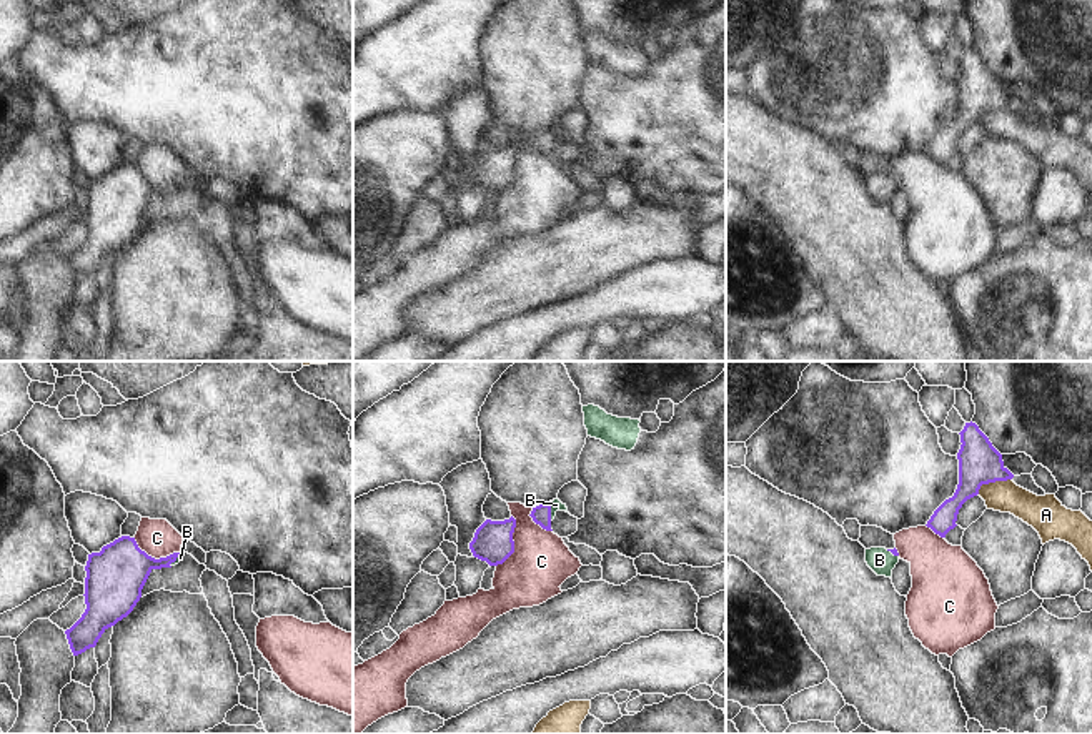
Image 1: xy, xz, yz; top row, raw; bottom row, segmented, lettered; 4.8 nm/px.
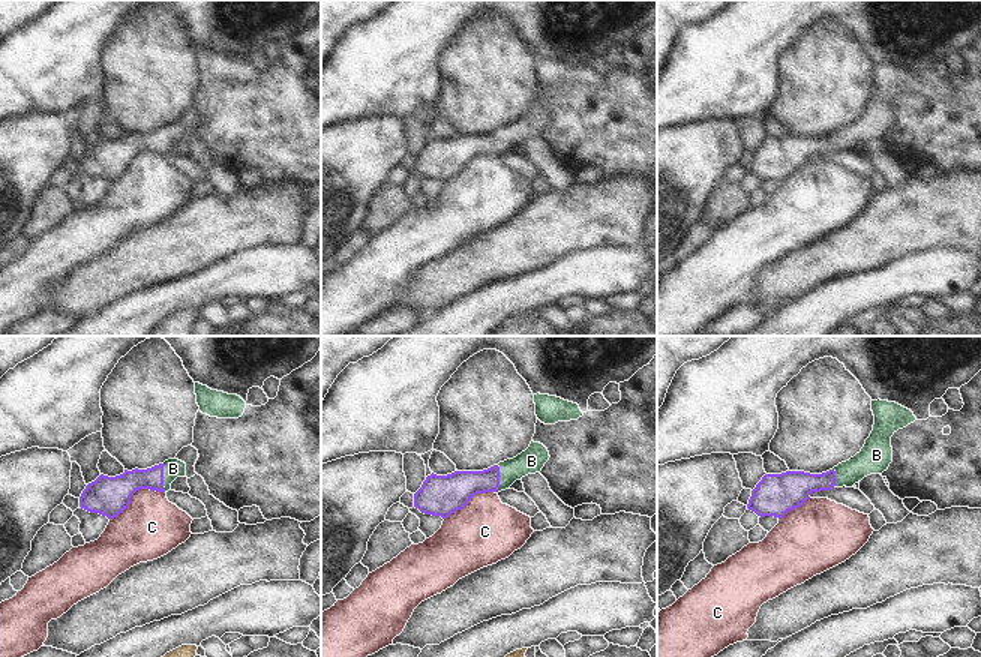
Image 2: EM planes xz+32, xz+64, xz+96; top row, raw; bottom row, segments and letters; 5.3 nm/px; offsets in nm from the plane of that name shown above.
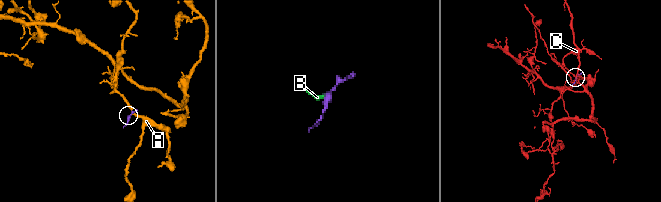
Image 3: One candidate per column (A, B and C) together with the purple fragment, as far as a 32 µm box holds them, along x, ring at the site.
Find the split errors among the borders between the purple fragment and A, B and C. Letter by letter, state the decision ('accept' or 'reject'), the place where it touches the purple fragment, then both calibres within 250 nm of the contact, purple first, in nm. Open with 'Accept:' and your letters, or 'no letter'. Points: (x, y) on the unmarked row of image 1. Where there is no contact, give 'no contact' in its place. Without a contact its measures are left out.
Accept: B
A: reject; meets purple in yz at (992, 109); 200 nm thick on the purple side, 160 nm on the other
B: accept; meets purple in xz at (550, 140); 100 nm thick on the purple side, 50 nm on the other
C: reject; meets purple in xz at (513, 168); 190 nm thick on the purple side, 280 nm on the other

